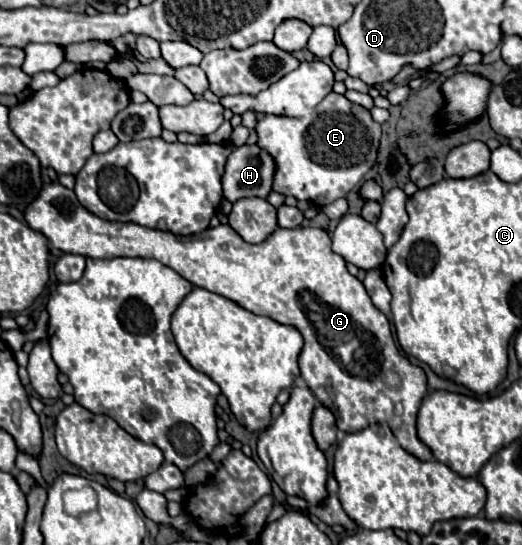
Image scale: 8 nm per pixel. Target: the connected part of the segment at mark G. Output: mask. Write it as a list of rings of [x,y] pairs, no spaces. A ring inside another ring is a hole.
[[[57,180],[51,184],[45,184],[39,192],[39,196],[25,208],[25,222],[37,230],[43,232],[49,242],[71,254],[91,256],[91,258],[115,258],[115,256],[137,256],[137,258],[153,258],[161,264],[173,268],[177,274],[181,274],[185,280],[189,280],[193,286],[205,288],[209,292],[221,294],[245,310],[261,316],[269,316],[281,324],[295,326],[305,344],[299,352],[299,370],[305,384],[311,388],[311,392],[319,398],[319,402],[335,414],[337,428],[341,432],[357,432],[363,430],[367,424],[383,422],[387,424],[397,442],[417,456],[419,460],[433,460],[431,450],[419,440],[415,418],[419,404],[427,392],[427,376],[421,366],[413,366],[395,346],[391,324],[379,308],[373,306],[365,286],[347,272],[345,260],[331,250],[331,238],[327,230],[323,228],[277,228],[267,240],[261,244],[247,244],[229,224],[219,224],[211,228],[209,238],[193,238],[193,236],[177,236],[171,232],[145,228],[139,224],[123,224],[123,222],[109,222],[87,208],[79,204],[73,190],[61,186]],[[395,372],[401,378],[401,386],[387,388],[383,374]]]

